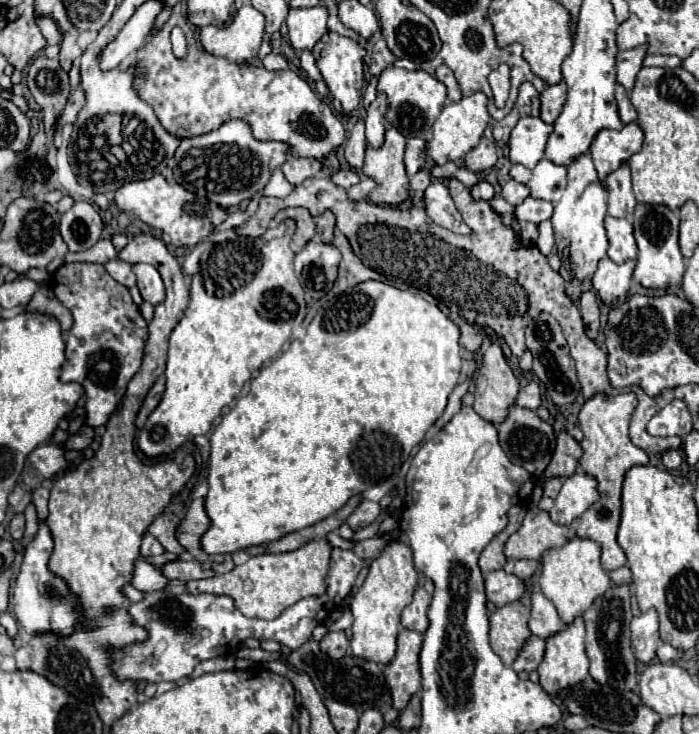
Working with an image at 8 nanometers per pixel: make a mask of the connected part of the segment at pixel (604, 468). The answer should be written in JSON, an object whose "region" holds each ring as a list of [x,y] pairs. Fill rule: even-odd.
{"region":[[[633,392],[609,396],[609,394],[595,394],[593,398],[585,400],[585,404],[579,410],[579,428],[583,430],[583,456],[579,460],[585,474],[593,476],[597,480],[597,490],[601,498],[581,514],[575,536],[577,538],[589,538],[601,544],[601,564],[607,572],[619,568],[625,564],[625,554],[621,546],[617,544],[617,526],[619,526],[619,512],[621,512],[621,482],[625,472],[631,466],[647,464],[647,454],[637,448],[629,440],[629,420],[631,412],[637,406],[637,398]]]}

